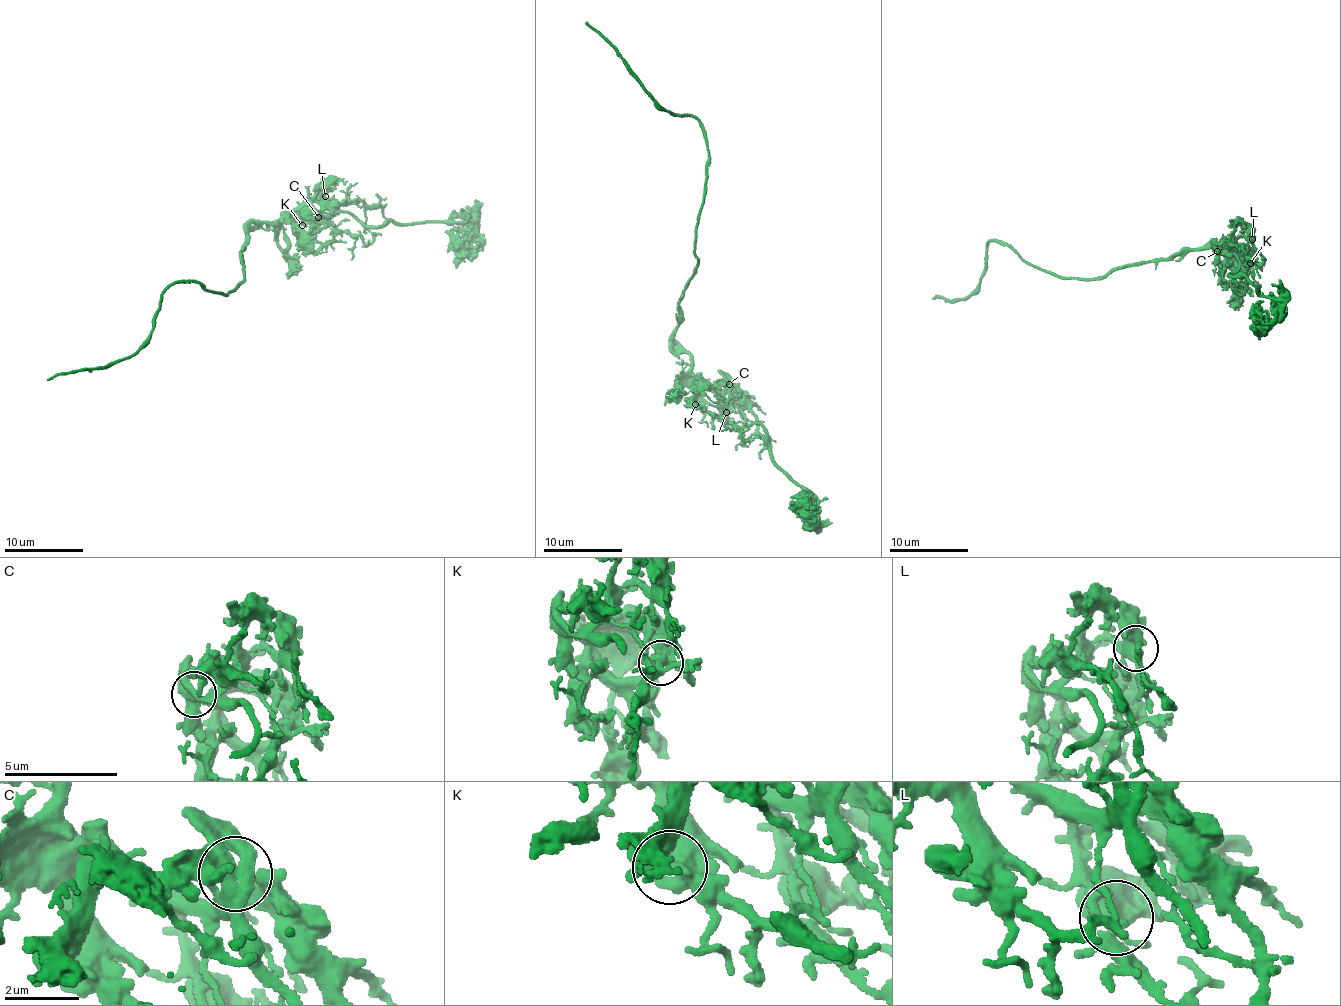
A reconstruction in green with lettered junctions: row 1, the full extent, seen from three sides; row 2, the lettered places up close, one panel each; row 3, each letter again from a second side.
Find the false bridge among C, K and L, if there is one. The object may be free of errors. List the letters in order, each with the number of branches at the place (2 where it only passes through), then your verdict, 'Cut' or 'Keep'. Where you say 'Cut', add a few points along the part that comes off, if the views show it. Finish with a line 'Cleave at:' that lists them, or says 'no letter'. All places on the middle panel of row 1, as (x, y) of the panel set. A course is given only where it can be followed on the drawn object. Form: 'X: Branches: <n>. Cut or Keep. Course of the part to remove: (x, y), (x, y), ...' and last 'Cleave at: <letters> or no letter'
C: Branches: 4. Keep
K: Branches: 4. Keep
L: Branches: 5. Keep
Cleave at: no letter

